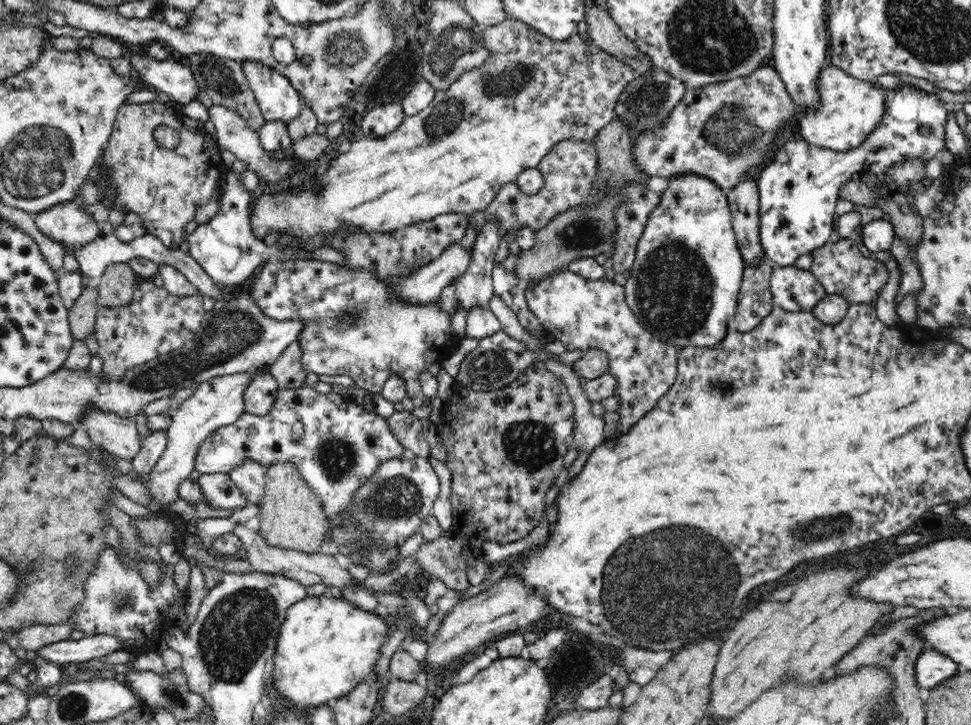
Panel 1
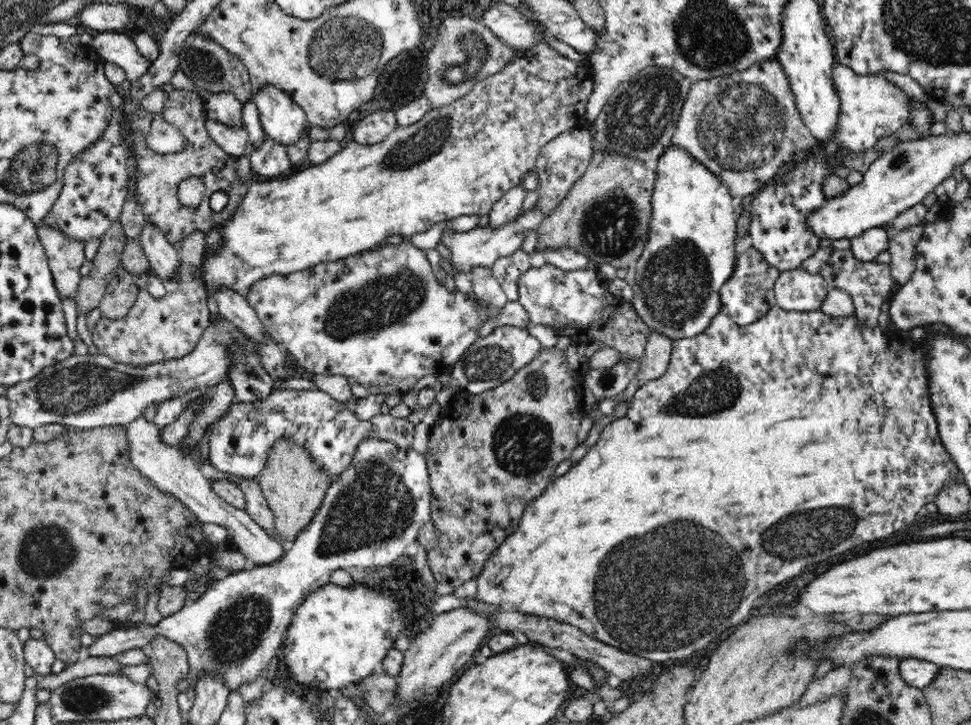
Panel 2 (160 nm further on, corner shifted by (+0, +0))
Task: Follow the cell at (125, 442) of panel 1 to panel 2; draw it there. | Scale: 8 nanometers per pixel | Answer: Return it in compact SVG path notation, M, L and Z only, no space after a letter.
M143 416L136 418L127 424L127 439L129 442L129 455L135 467L150 480L155 482L155 485L162 490L162 492L169 492L178 500L189 508L189 510L198 518L198 521L204 523L212 523L223 526L228 535L236 543L241 554L246 556L250 566L273 564L276 560L280 560L280 556L284 555L286 545L280 541L271 538L260 525L256 524L254 520L245 512L245 510L238 510L230 504L222 501L222 497L218 496L211 487L211 482L204 477L200 466L196 463L190 455L184 453L178 446L170 446L161 439L161 427L154 421L148 421Z

